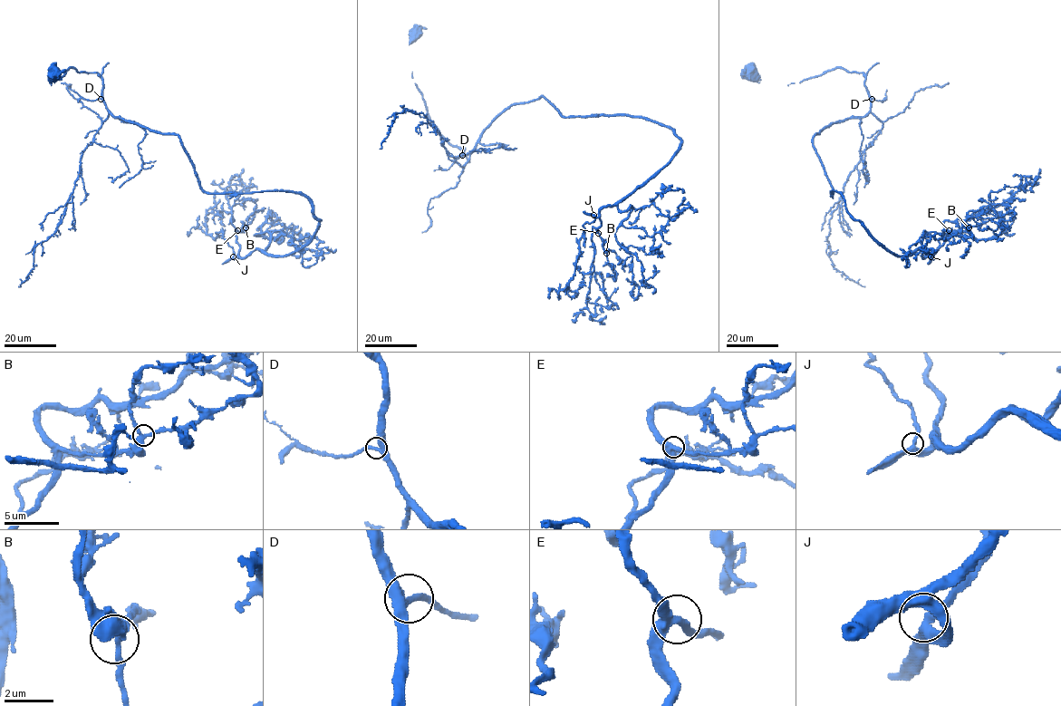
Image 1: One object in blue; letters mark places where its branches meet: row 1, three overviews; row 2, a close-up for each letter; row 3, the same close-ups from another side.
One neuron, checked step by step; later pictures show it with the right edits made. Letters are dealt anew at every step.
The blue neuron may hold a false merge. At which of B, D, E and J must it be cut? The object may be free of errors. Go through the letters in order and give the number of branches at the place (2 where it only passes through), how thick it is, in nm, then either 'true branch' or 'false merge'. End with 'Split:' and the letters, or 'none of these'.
B: branches 3; calibre 300 nm; true branch
D: branches 3; calibre 280 nm; true branch
E: branches 3; calibre 340 nm; true branch
J: branches 3; calibre 320 nm; true branch
Split: none of these

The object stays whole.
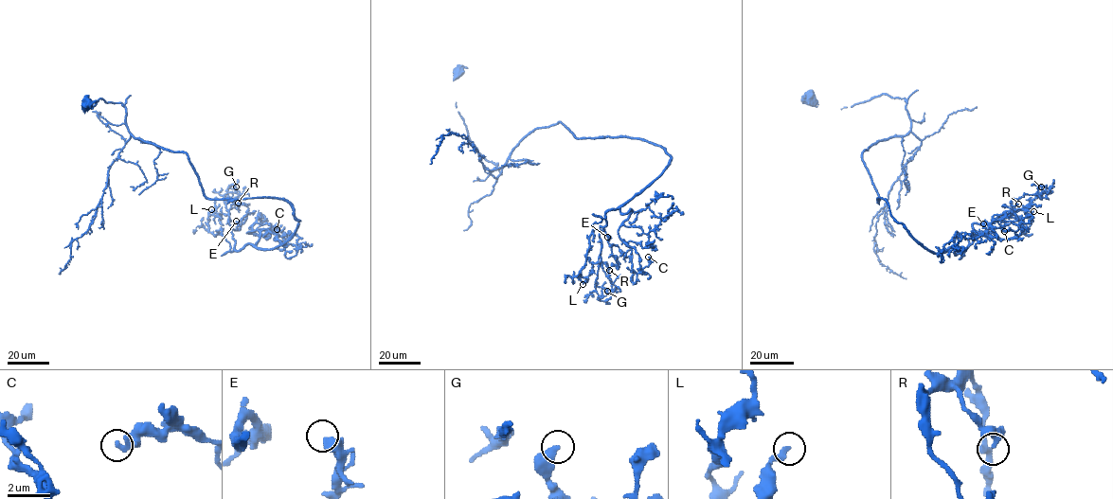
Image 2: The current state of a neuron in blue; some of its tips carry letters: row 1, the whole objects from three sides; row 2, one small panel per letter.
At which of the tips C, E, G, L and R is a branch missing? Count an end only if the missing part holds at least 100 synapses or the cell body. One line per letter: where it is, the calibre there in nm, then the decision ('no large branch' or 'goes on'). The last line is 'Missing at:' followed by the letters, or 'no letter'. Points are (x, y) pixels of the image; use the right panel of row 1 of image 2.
C: at (1004, 231); 360 nm thick; no large branch
E: at (983, 223); 550 nm thick; no large branch
G: at (1041, 187); 440 nm thick; no large branch
L: at (1033, 211); 280 nm thick; no large branch
R: at (1018, 204); 440 nm thick; no large branch
Missing at: no letter

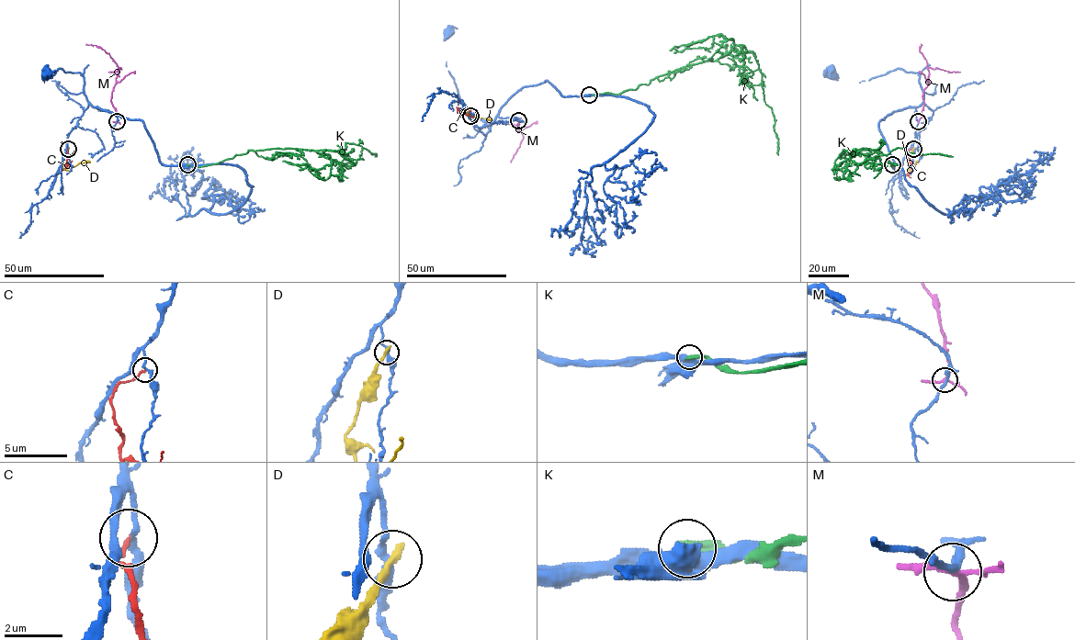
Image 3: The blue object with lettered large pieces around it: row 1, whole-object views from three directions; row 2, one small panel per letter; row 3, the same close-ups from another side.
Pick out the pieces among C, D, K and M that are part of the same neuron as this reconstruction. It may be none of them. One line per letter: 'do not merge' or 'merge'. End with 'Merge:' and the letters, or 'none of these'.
C: do not merge
D: do not merge
K: do not merge
M: do not merge
Merge: none of these

